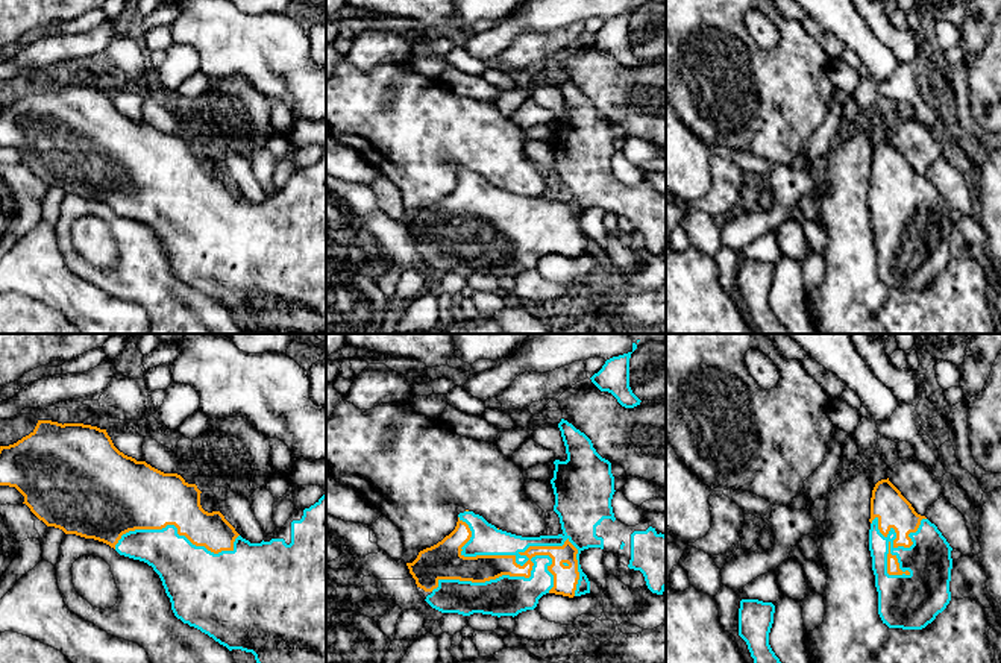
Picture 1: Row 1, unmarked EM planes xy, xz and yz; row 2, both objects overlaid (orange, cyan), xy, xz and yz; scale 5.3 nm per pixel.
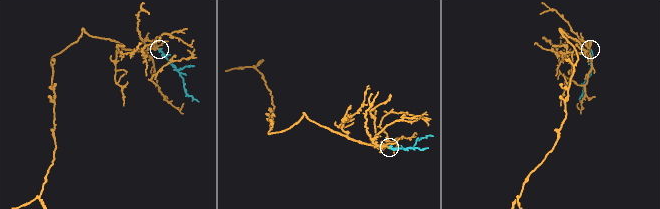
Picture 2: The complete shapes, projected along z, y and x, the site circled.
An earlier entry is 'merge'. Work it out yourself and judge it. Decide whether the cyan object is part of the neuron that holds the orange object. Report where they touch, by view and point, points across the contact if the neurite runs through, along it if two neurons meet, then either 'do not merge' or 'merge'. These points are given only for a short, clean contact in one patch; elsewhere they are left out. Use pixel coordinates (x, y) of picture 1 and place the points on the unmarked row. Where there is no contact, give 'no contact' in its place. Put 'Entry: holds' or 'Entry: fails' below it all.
contact xz (517, 235); merge
Entry: holds

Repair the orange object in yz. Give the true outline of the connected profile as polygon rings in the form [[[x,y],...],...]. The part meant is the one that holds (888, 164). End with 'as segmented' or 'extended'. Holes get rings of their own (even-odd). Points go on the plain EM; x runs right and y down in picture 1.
[[[889,138],[878,141],[872,150],[869,182],[869,211],[875,235],[875,247],[878,252],[878,275],[883,284],[889,288],[902,290],[925,288],[951,261],[949,241],[952,229],[952,208],[934,184],[915,171],[912,164],[889,141]]]; extended

